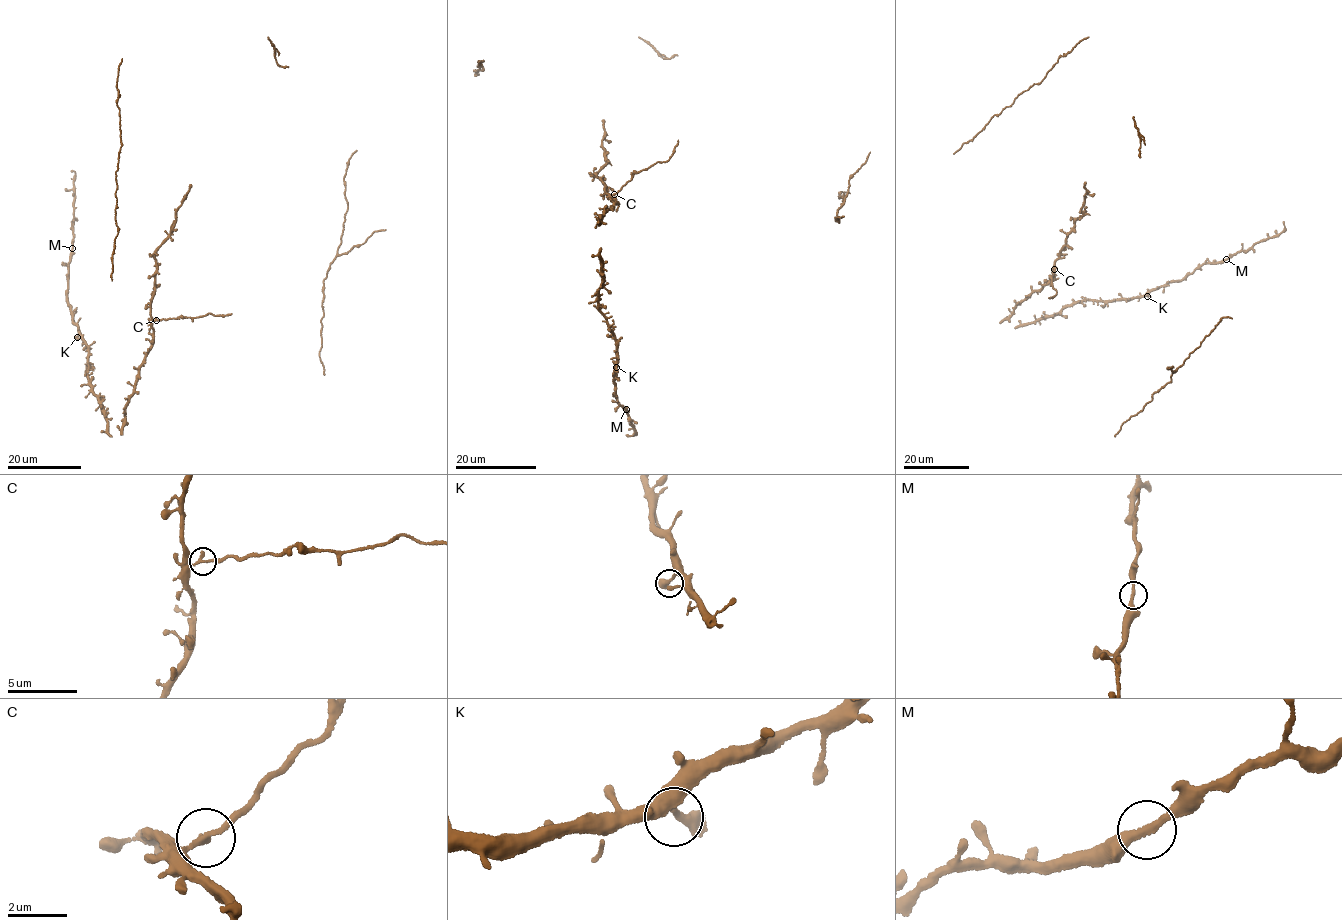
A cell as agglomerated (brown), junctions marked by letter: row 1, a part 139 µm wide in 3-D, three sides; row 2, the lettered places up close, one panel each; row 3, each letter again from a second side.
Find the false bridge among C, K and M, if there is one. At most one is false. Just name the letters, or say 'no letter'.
C

